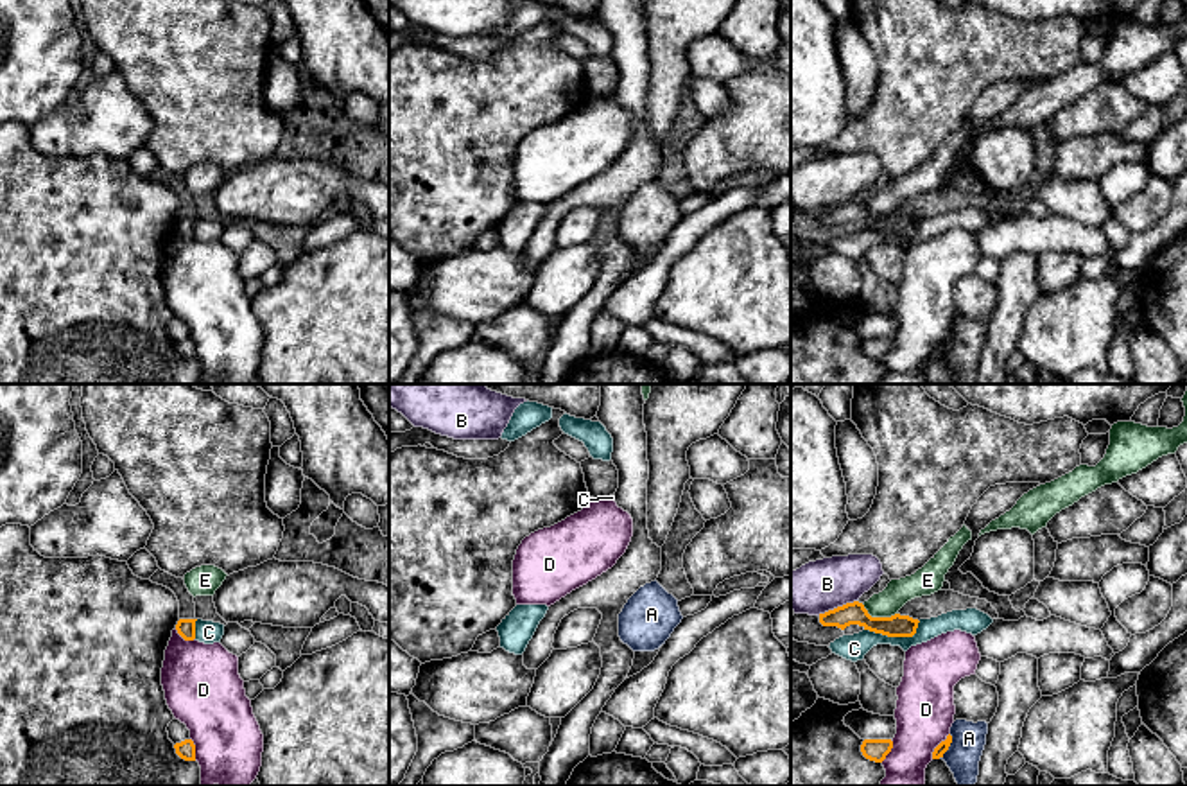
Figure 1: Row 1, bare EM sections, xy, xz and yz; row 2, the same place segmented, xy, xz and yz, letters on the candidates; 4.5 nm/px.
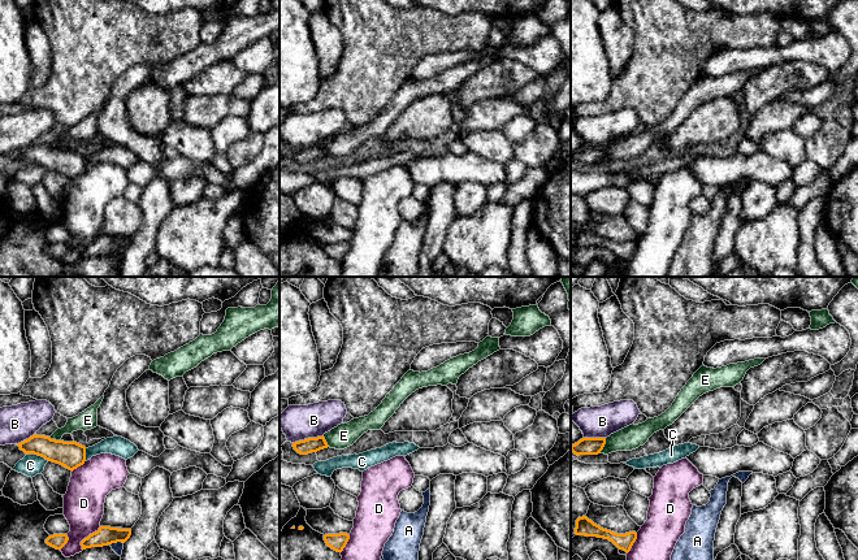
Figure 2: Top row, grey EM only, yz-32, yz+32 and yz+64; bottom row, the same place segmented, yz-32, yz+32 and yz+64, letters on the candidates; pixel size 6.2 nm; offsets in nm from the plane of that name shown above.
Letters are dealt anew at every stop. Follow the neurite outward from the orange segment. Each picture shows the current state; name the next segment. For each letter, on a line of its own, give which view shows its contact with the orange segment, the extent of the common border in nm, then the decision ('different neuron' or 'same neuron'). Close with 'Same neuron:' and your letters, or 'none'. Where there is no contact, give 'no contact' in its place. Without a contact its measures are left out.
A: meets orange in yz; contact 130 nm long; different neuron
B: meets orange in yz; contact 190 nm long; different neuron
C: meets orange in yz; contact 260 nm long; different neuron
D: meets orange in yz; contact 150 nm long; different neuron
E: meets orange in yz; contact 180 nm long; different neuron
Same neuron: none

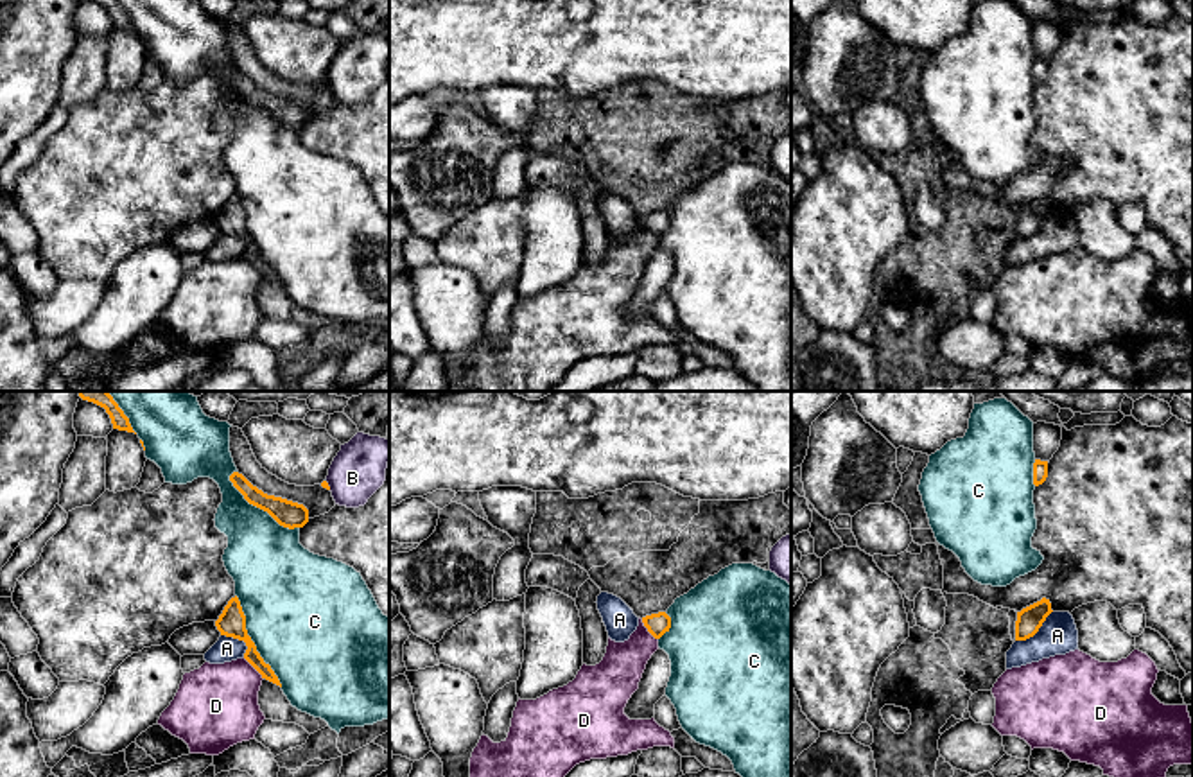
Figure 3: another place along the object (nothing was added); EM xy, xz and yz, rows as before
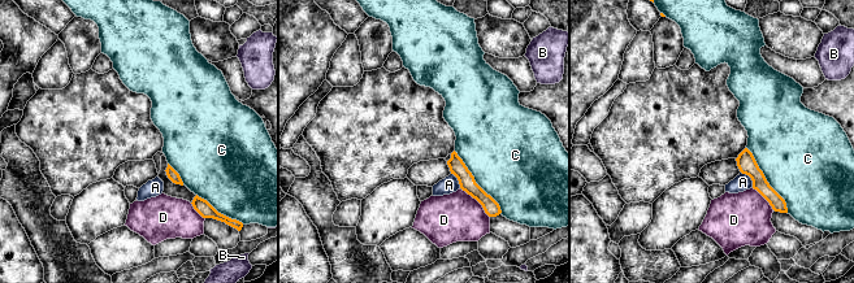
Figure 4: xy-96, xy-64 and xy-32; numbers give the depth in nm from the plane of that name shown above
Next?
A: meets orange in yz; contact 220 nm long; different neuron
B: meets orange in xy; contact 50 nm long; different neuron
C: meets orange in xy; contact 460 nm long; different neuron
D: meets orange in xy; contact 140 nm long; same neuron
Same neuron: D

